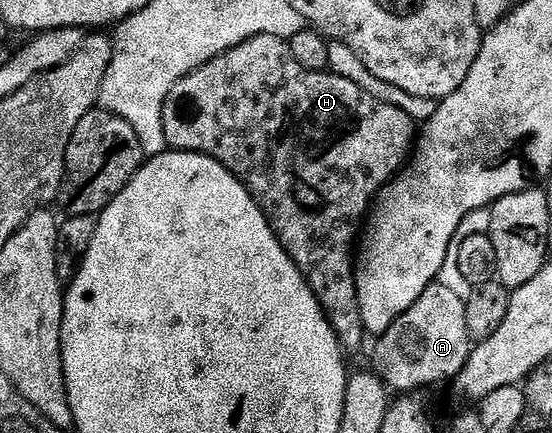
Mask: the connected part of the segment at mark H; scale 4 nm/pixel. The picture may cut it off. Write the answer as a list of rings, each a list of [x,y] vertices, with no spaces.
[[[255,36],[226,50],[220,56],[215,56],[213,60],[206,62],[198,70],[186,74],[186,78],[179,80],[174,86],[174,90],[170,90],[170,94],[166,98],[162,110],[162,122],[166,130],[166,142],[169,149],[177,152],[200,152],[203,156],[212,156],[248,187],[248,192],[256,199],[256,205],[264,211],[264,217],[280,240],[281,246],[287,250],[289,258],[296,263],[298,270],[304,275],[304,280],[310,286],[310,290],[316,296],[316,301],[322,306],[330,326],[336,331],[341,348],[345,353],[352,354],[363,346],[364,340],[366,341],[362,310],[358,306],[354,245],[357,243],[362,221],[369,215],[370,205],[380,195],[384,185],[405,167],[406,161],[413,151],[418,128],[405,112],[398,110],[398,106],[390,106],[386,102],[375,100],[370,93],[356,83],[355,79],[348,77],[347,80],[344,76],[335,76],[334,72],[332,70],[327,72],[306,70],[302,66],[298,66],[298,62],[294,62],[294,54],[290,50],[287,40],[282,40],[278,36]]]

